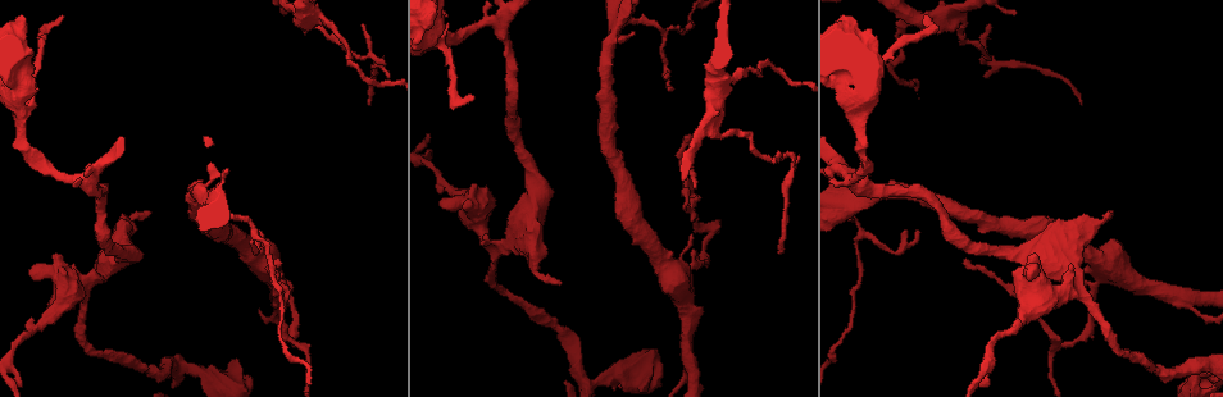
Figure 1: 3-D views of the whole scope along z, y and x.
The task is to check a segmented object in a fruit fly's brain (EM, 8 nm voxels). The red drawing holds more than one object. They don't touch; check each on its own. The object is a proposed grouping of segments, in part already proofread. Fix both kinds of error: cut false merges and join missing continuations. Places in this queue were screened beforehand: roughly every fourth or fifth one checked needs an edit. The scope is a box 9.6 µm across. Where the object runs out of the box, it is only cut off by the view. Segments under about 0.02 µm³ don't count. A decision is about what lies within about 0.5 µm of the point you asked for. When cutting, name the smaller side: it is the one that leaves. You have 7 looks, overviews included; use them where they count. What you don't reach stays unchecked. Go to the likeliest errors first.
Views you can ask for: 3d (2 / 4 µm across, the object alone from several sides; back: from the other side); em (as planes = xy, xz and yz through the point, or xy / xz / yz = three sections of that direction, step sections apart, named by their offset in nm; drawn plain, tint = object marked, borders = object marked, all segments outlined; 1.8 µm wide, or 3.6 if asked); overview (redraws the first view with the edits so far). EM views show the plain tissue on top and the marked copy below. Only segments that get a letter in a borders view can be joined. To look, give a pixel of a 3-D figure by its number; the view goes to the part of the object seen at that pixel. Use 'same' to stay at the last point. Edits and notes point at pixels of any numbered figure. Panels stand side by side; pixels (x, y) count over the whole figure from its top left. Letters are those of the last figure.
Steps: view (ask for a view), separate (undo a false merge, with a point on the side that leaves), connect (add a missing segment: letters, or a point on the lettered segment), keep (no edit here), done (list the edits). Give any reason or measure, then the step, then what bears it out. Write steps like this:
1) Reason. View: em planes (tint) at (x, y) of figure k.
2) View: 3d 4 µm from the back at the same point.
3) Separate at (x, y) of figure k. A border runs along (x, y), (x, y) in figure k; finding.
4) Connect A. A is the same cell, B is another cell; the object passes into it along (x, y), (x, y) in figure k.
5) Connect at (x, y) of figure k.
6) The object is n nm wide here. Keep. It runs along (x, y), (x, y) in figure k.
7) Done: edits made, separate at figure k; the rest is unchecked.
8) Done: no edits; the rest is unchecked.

Branch point. View: 3d 4 µm at (848, 178) of figure 1.

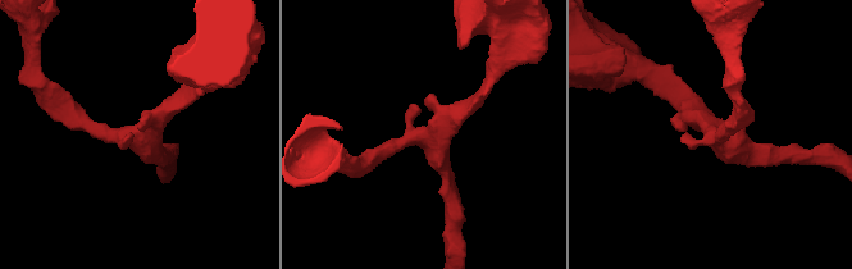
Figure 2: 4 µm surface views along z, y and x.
Shape alone is not enough. View: em planes (tint) at (712, 131) of figure 2.

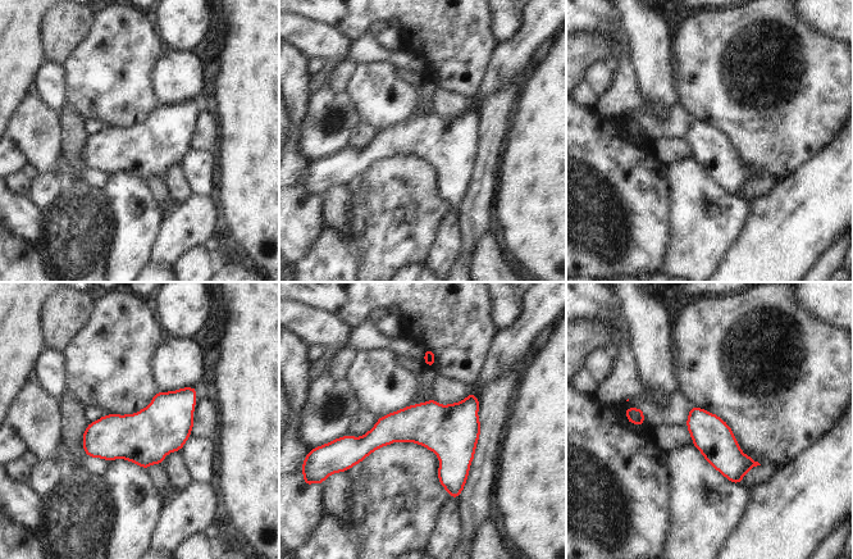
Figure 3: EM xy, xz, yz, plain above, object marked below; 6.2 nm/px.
What lies round it. View: em planes (borders) at the same point.

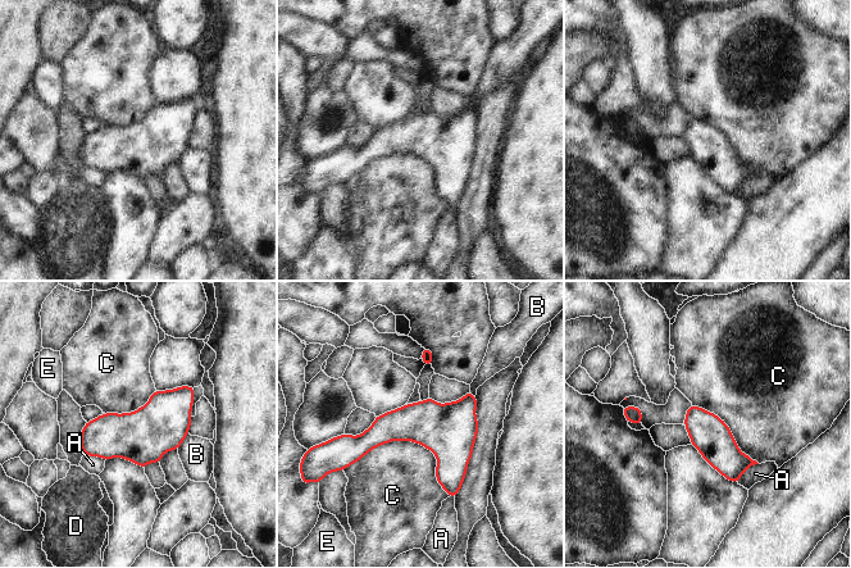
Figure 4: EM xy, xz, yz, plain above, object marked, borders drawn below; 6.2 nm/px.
The object is 240 nm wide here. Keep. A, B, C, D and E are other cells; a border runs along (344, 469), (412, 440), (449, 496) in figure 4; one neuron here.

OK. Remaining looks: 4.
Three-way junction. View: em xz step 16 (tint) at (687, 359) of figure 1.

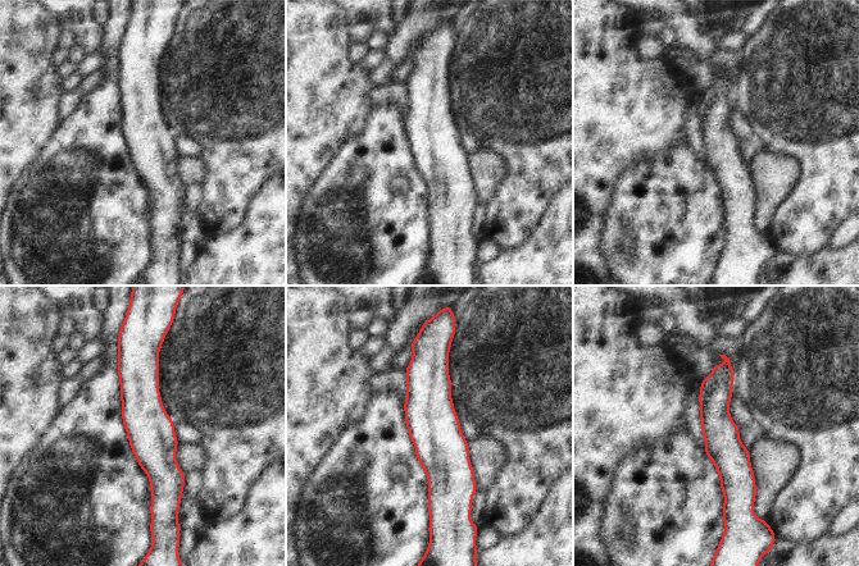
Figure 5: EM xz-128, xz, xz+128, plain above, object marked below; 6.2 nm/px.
Cut it another way. View: em planes (borders) at the same point.

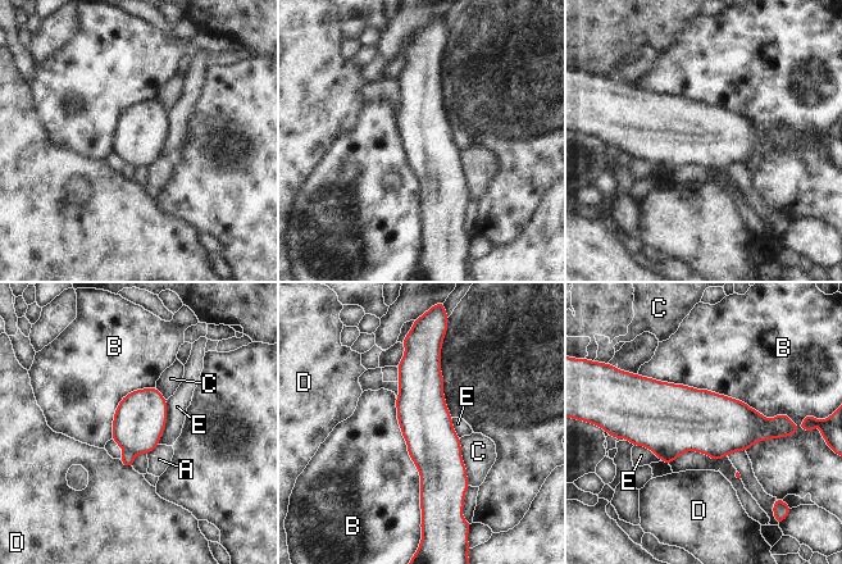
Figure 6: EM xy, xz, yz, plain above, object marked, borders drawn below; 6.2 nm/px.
The object is 320 nm wide here. Keep. A, B, C, D and E are other cells; it runs along (415, 349), (429, 433), (428, 503) in figure 6; one neuron here.

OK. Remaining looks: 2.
Branch stops here. View: 3d 2 µm at (923, 17) of figure 1.

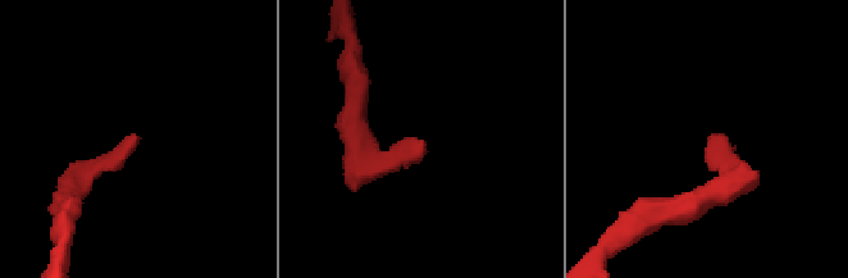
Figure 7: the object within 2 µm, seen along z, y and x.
Shape alone is not enough. View: em planes (borders) at (713, 137) of figure 7.

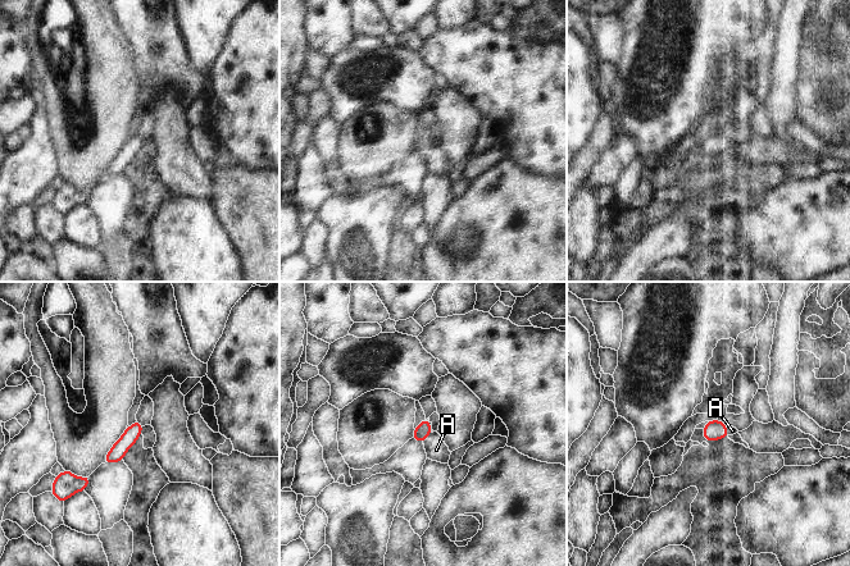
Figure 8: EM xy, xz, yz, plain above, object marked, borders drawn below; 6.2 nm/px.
Connect A. A is the same cell; the object passes into it along (422, 430), (427, 436), (436, 450) in figure 8; the neuron continues.

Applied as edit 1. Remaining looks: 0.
Done: edits made, connect at figure 8; the rest is unchecked.

